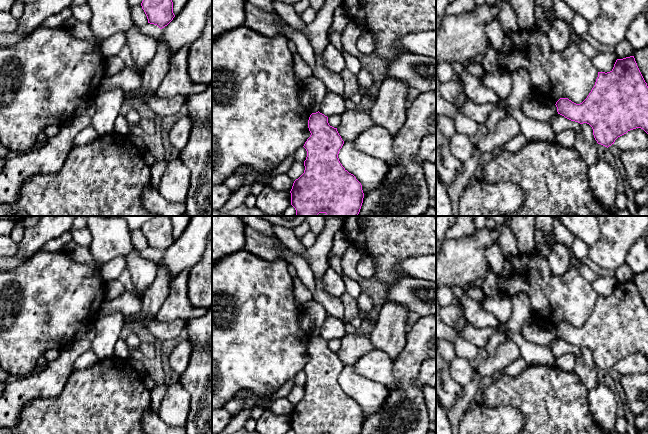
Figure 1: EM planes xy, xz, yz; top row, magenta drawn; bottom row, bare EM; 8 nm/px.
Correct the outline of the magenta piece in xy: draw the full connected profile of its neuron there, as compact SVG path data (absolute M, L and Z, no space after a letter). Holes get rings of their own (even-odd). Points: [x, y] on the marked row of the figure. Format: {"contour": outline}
{"contour": "M143 0L141 6L148 23L157 25L160 29L167 26L175 17L172 0Z"}

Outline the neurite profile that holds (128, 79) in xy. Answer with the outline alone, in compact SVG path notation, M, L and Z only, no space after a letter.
M126 66L119 73L112 76L104 76L100 83L99 93L121 89L125 93L138 90L142 85L141 74Z

